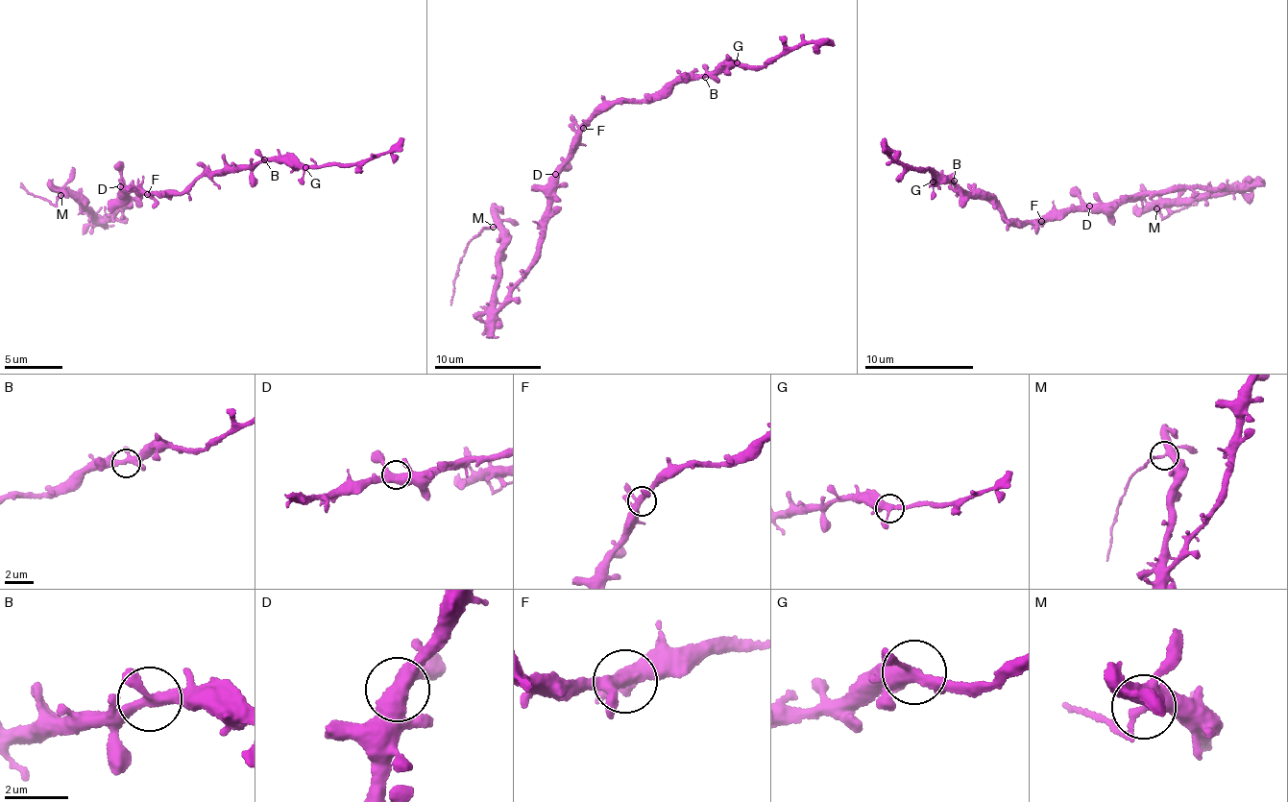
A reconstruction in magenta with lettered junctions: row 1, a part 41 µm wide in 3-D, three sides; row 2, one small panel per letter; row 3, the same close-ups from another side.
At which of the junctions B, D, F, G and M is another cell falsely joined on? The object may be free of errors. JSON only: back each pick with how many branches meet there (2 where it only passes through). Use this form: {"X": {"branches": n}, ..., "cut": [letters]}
{"M": {"branches": 4}, "cut": ["M"]}

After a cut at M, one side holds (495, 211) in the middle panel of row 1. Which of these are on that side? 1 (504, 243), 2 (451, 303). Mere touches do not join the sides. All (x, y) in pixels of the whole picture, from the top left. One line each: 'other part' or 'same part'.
1: same part
2: other part

